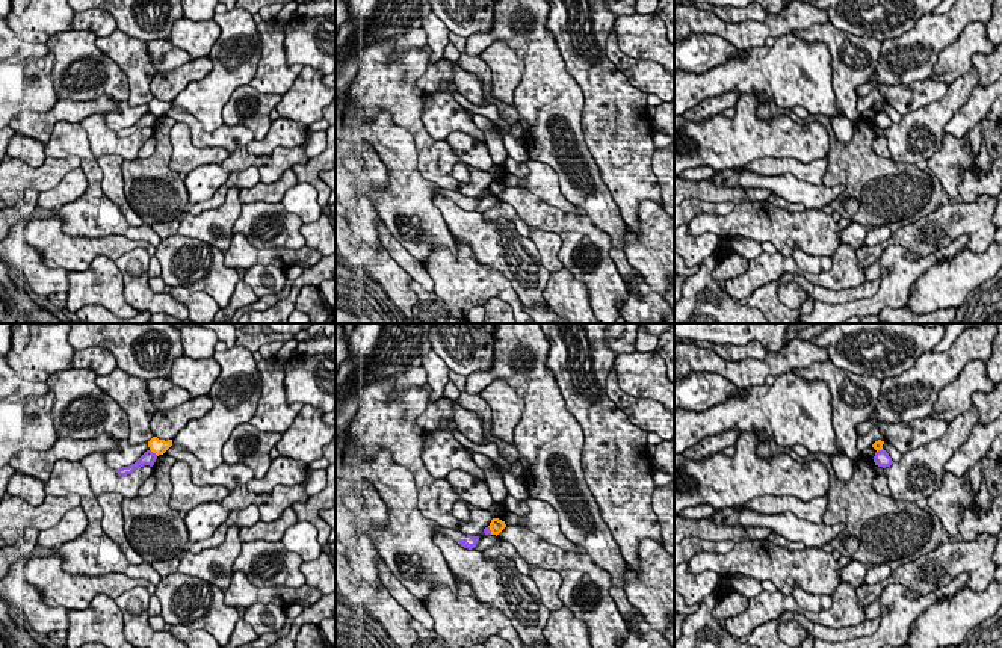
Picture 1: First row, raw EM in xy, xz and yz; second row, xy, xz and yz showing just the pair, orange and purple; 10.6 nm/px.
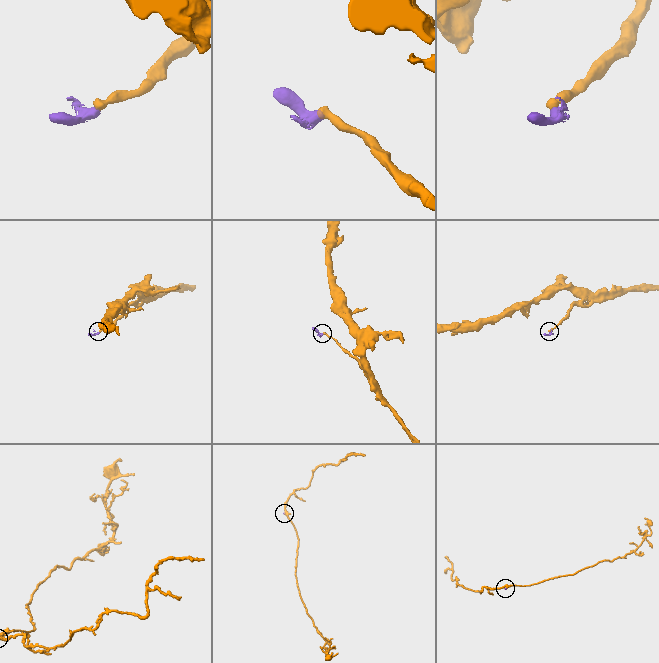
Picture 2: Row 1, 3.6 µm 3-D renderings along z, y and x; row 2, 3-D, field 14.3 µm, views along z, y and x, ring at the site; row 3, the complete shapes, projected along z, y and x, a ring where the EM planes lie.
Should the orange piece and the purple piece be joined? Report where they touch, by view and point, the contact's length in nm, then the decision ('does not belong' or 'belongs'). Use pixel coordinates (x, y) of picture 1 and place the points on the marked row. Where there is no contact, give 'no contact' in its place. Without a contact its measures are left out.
meets orange in xy at (154, 452); contact 120 nm long; does not belong

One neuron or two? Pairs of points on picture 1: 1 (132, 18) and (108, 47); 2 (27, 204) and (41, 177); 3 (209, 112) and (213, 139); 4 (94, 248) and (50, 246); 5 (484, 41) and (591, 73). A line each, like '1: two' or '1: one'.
1: two
2: two
3: two
4: one
5: two

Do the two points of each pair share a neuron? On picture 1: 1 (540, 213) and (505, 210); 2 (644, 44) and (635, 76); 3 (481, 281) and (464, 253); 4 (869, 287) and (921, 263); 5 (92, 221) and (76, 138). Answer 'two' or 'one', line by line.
1: two
2: two
3: one
4: two
5: one

